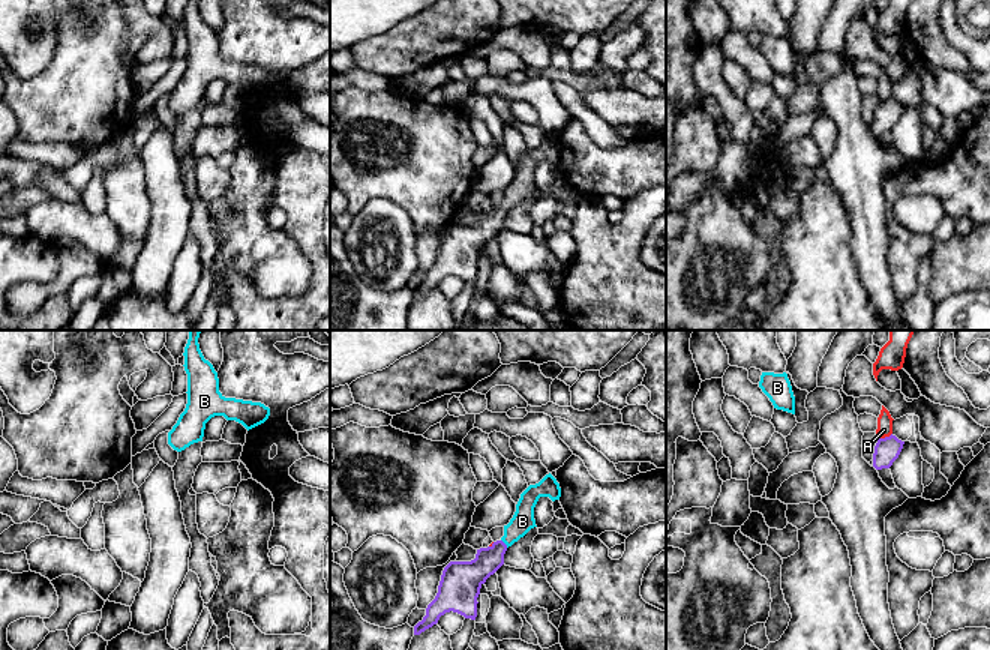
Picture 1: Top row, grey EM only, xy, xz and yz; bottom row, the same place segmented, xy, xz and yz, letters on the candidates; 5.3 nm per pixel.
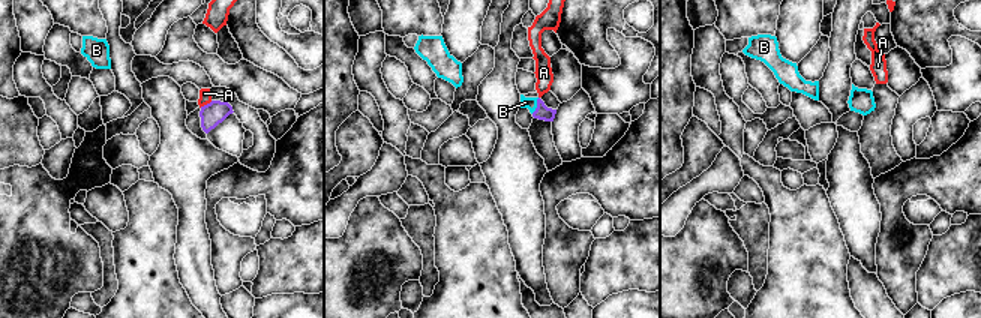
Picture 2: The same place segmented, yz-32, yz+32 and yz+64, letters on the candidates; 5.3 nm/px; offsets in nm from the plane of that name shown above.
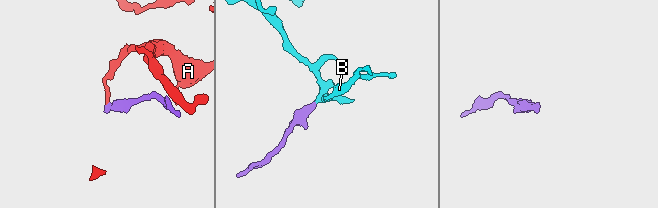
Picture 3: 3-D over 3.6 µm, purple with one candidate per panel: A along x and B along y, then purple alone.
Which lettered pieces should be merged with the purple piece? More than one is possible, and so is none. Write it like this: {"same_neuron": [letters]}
{"same_neuron": ["B"]}

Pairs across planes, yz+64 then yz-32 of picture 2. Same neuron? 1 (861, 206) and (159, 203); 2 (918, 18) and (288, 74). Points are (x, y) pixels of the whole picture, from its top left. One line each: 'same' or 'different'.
1: different
2: same

